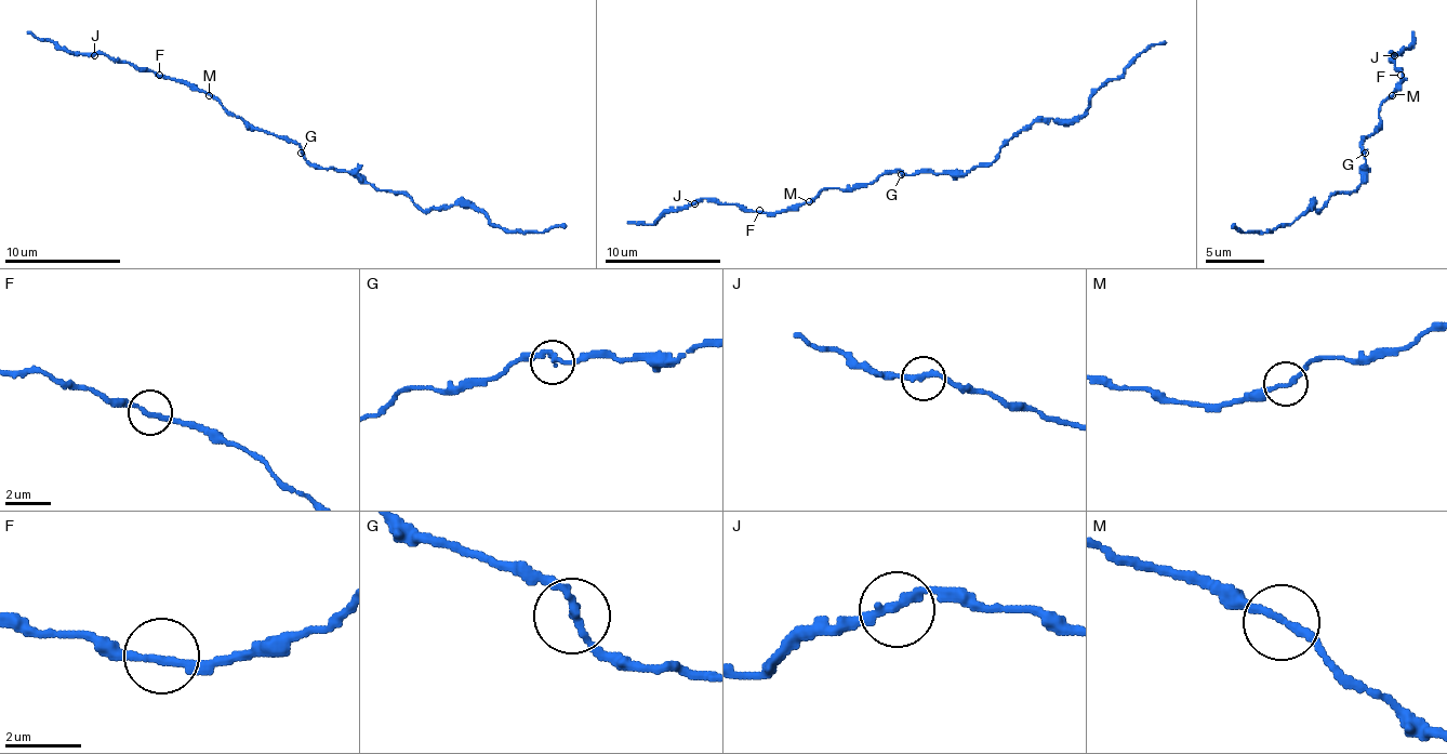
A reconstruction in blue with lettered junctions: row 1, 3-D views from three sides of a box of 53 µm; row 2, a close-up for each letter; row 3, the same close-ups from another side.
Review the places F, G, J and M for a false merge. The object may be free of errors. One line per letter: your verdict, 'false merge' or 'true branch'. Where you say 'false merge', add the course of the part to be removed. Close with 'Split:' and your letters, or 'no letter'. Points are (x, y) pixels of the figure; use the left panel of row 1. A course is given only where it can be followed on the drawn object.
F: true branch
G: true branch
J: true branch
M: true branch
Split: no letter

